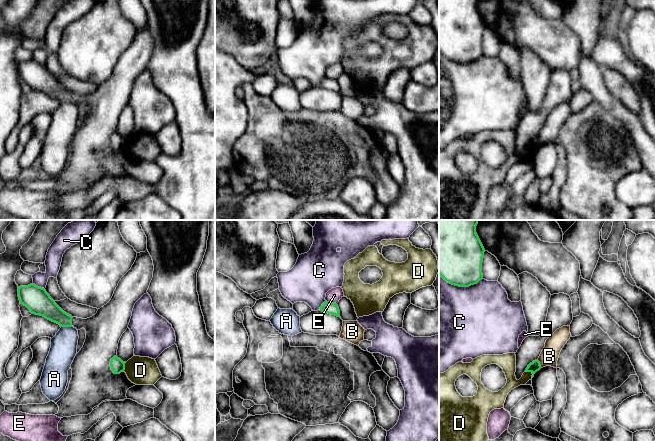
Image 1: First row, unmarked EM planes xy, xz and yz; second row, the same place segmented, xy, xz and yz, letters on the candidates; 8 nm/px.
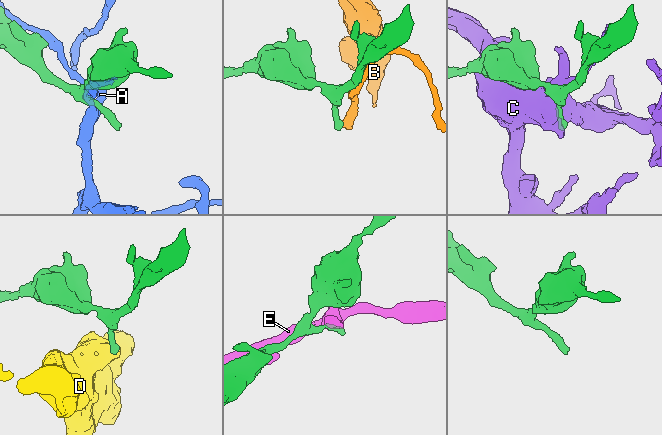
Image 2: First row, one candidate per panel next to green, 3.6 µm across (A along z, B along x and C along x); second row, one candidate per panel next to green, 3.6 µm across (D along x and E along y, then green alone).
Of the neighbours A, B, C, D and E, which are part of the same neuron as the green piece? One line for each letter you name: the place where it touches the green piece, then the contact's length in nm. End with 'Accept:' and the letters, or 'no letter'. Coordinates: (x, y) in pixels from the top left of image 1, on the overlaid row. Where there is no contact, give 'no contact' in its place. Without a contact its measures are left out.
Accept: no letter

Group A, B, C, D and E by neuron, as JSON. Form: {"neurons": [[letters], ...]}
{"neurons": [["A"], ["B"], ["C"], ["D"], ["E"]]}

